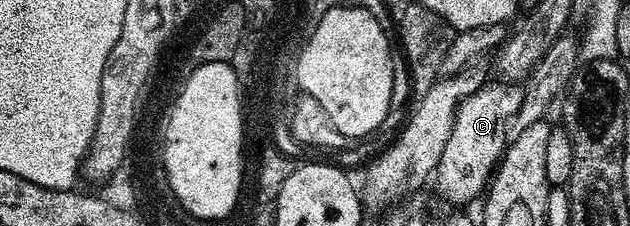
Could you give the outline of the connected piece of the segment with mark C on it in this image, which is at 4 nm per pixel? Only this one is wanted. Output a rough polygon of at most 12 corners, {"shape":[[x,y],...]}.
{"shape":[[515,83],[460,103],[433,174],[451,207],[482,198],[523,102]]}

